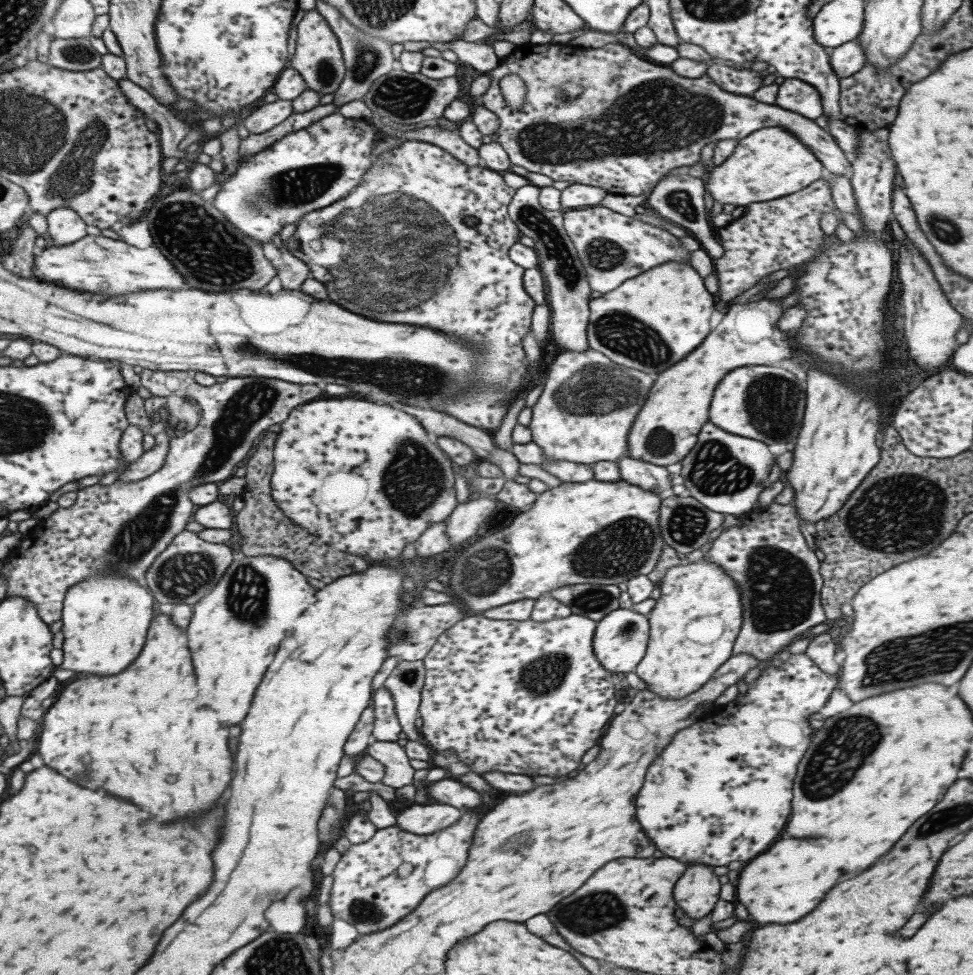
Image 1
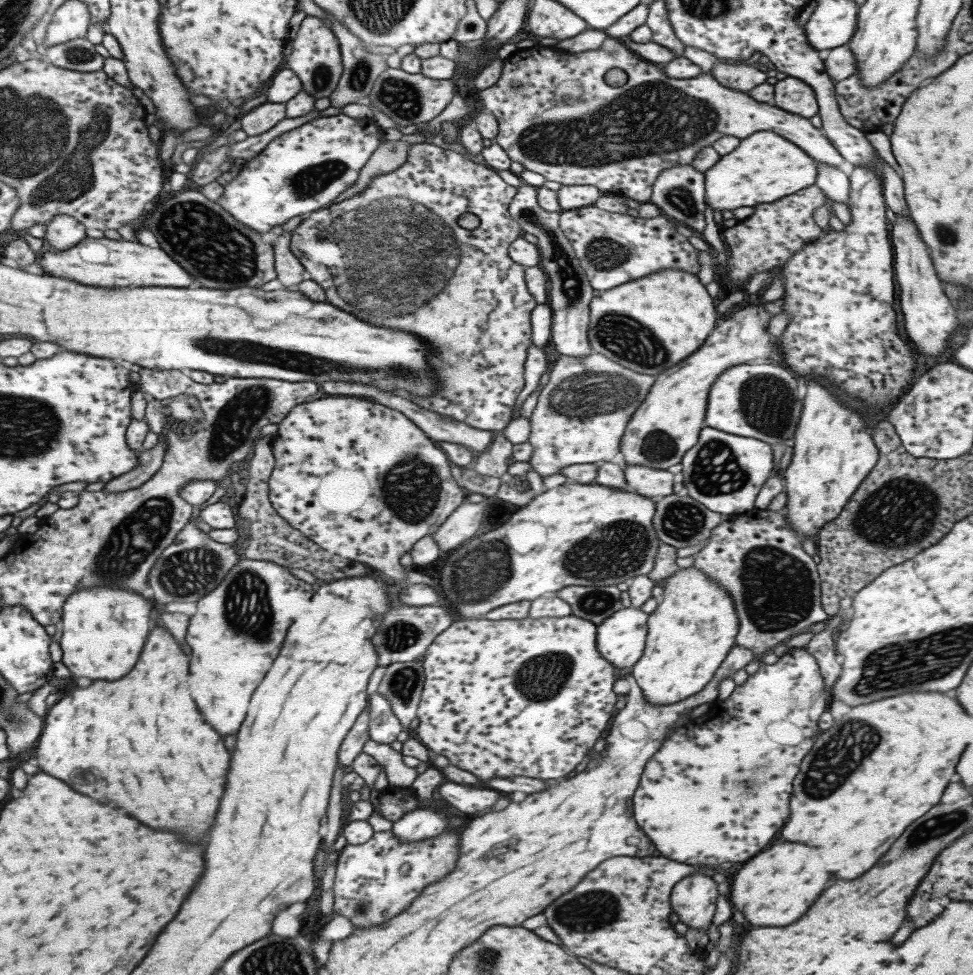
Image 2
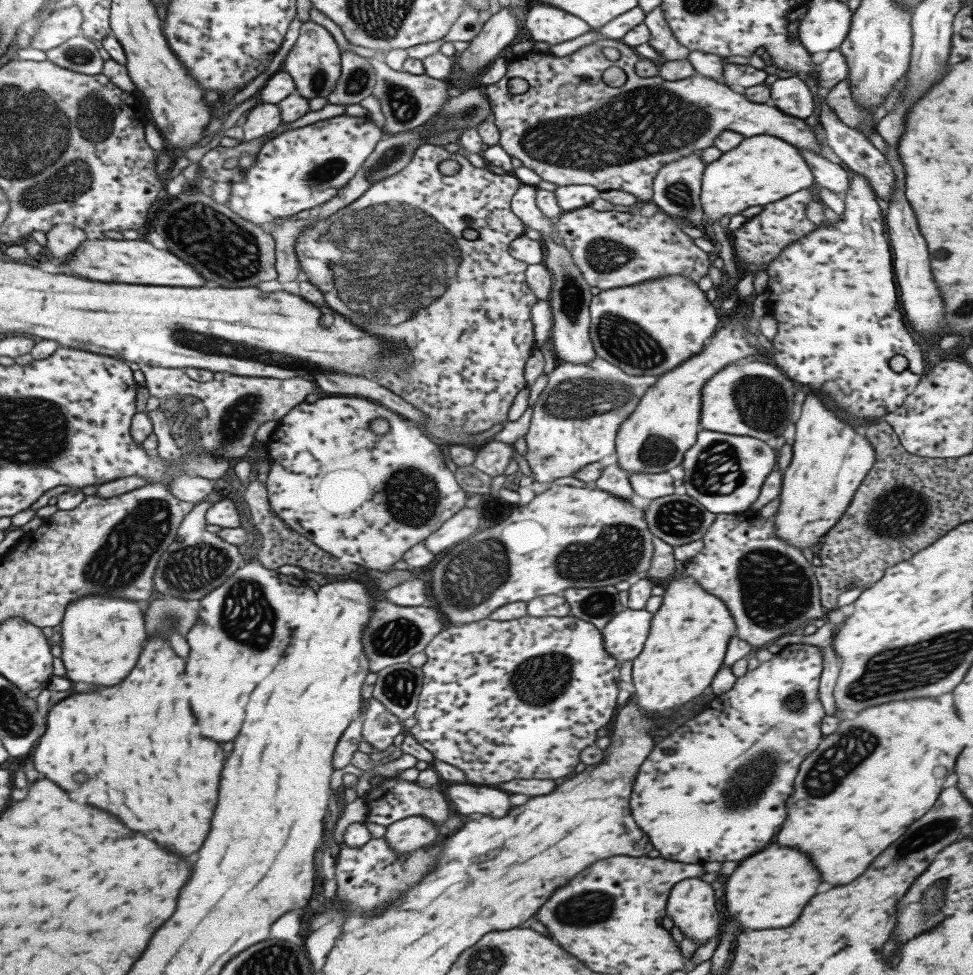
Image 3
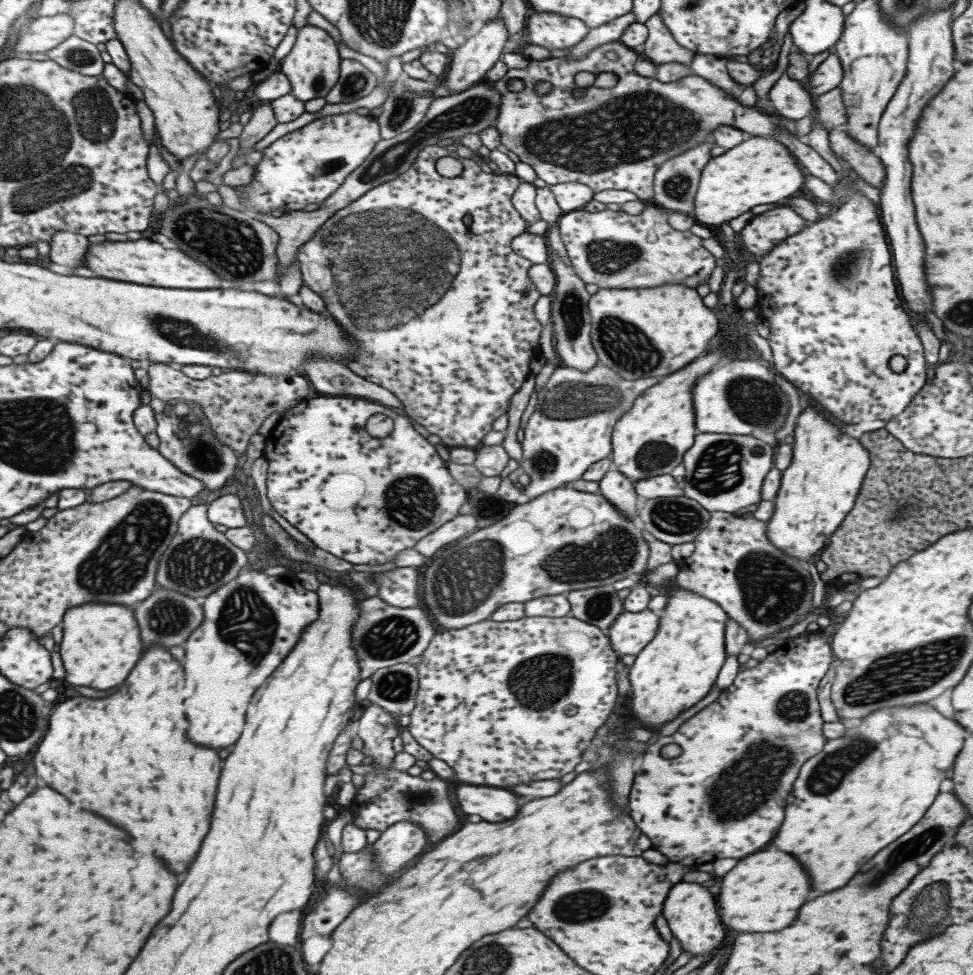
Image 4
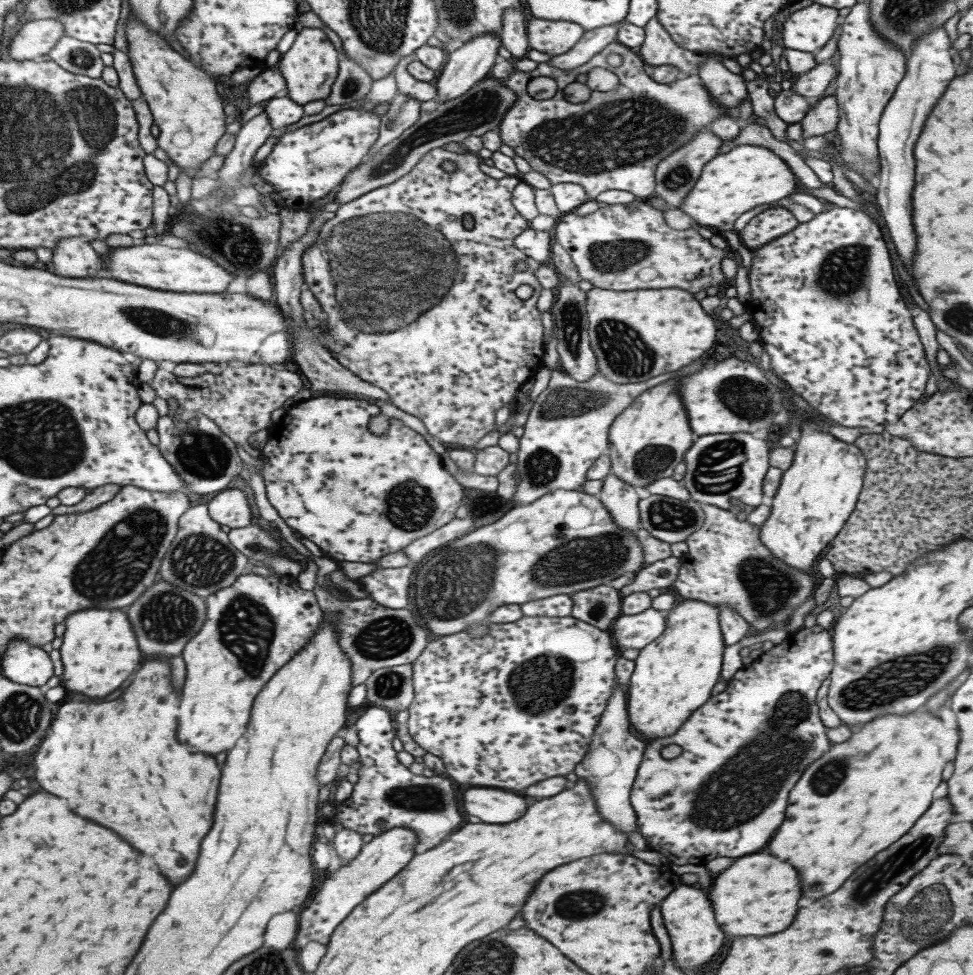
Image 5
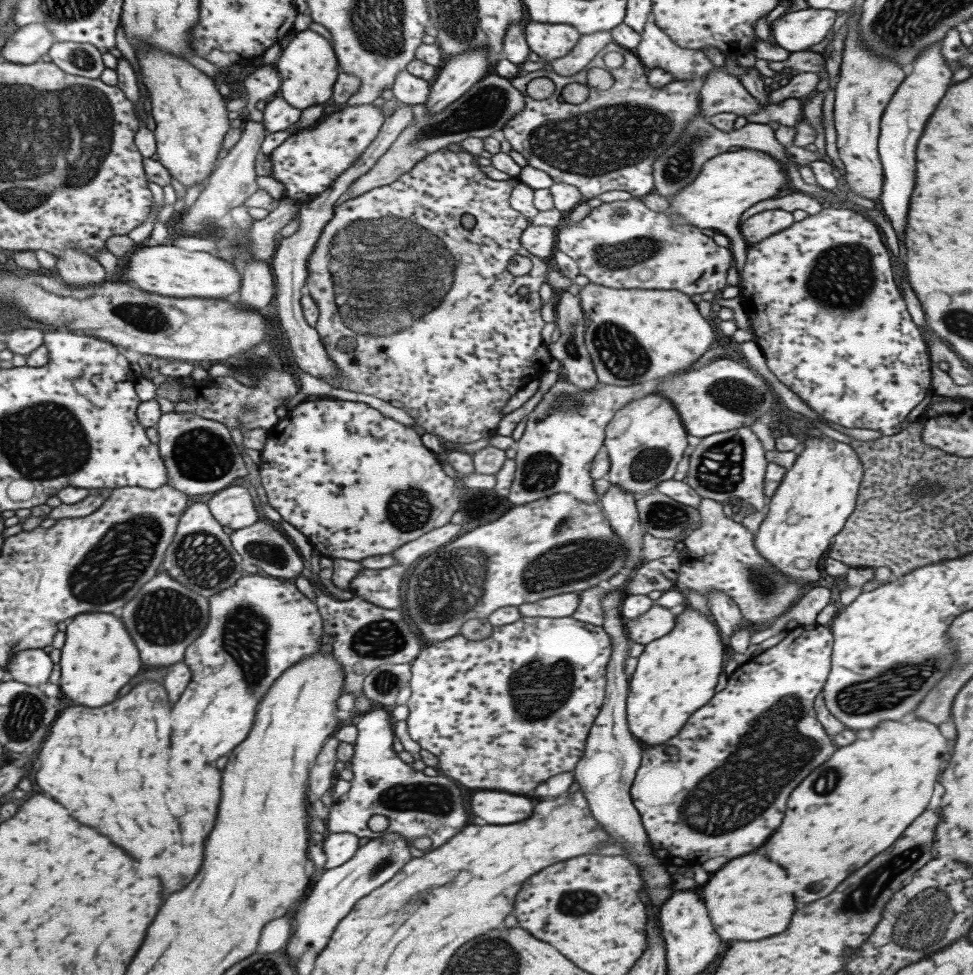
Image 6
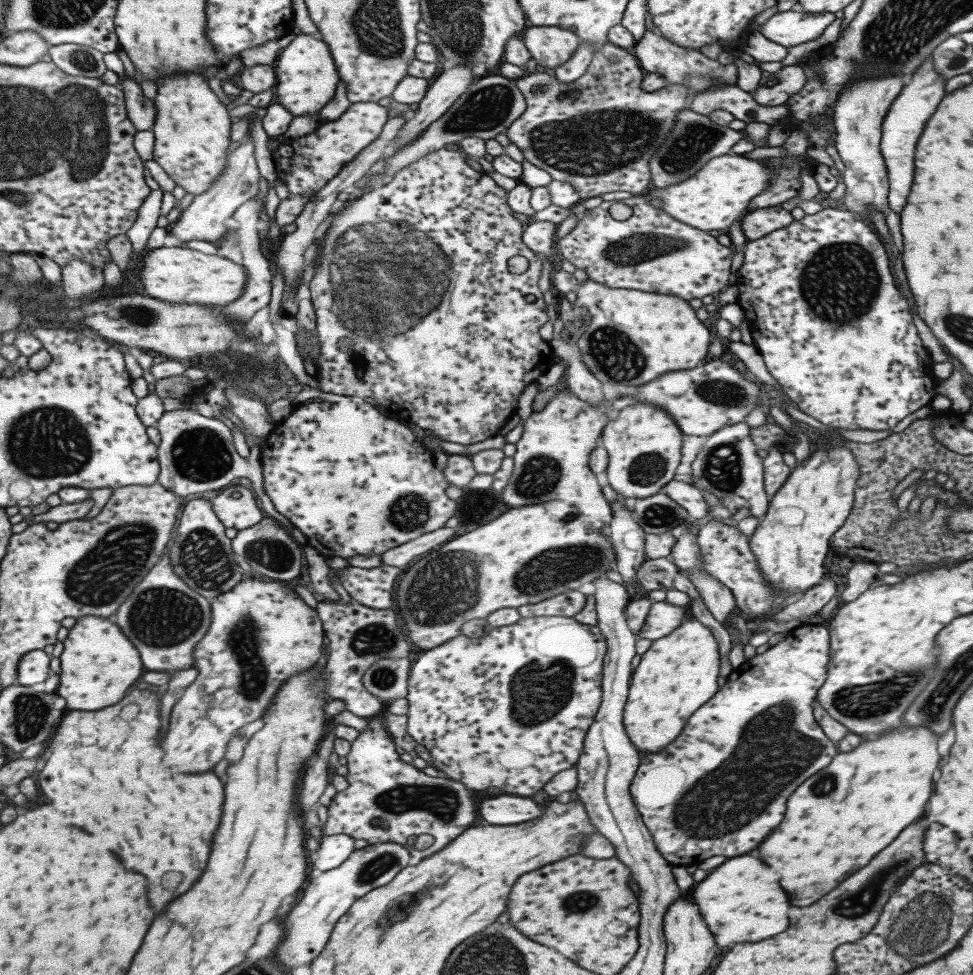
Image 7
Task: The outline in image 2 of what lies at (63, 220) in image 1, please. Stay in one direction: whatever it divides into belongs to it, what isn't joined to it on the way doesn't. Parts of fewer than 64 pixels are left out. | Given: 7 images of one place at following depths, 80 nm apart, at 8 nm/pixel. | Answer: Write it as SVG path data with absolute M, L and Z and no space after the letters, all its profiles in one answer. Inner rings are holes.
M55 215L52 217L46 225L43 238L45 248L64 251L86 237L83 226L77 220L73 220L72 216Z

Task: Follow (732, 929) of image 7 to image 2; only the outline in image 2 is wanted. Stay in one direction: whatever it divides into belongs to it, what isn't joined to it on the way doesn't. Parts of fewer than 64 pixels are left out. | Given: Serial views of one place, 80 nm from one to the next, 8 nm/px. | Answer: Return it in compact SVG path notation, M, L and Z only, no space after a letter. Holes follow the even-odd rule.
M773 844L765 852L753 856L733 876L729 902L739 910L751 926L787 926L795 922L823 892L831 874L815 862L817 850L805 844Z

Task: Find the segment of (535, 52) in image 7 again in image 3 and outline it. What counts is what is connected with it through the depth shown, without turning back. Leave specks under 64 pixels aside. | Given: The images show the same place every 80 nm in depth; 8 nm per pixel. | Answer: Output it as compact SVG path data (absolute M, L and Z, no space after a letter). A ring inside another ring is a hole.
M529 1L529 4L531 8L526 10L521 24L527 28L533 43L546 42L551 46L577 38L591 30L586 22L559 8L535 1Z

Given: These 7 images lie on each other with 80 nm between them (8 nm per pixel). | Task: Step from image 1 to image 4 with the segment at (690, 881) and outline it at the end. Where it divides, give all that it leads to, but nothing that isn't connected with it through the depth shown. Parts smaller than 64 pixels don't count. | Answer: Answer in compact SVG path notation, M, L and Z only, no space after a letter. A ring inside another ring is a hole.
M679 882L670 888L671 892L667 893L661 914L675 938L683 950L687 950L691 958L697 954L704 954L706 959L711 956L711 950L715 952L717 944L721 944L725 932L723 926L715 914L715 902L713 896L707 892L707 888L693 884L693 882Z

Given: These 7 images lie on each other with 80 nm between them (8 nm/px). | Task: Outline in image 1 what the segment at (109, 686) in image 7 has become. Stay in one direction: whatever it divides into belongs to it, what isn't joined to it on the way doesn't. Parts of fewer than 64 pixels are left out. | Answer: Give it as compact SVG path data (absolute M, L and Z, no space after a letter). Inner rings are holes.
M100 572L71 585L62 600L62 662L58 668L77 674L117 674L139 654L153 616L152 595L119 572Z

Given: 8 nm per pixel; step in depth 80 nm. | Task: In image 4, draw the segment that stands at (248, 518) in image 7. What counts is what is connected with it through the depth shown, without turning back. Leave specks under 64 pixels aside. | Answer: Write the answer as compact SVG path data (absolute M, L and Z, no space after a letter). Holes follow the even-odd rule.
M233 492L214 499L206 506L206 517L211 524L221 524L227 528L245 527L245 517L241 510L239 498Z

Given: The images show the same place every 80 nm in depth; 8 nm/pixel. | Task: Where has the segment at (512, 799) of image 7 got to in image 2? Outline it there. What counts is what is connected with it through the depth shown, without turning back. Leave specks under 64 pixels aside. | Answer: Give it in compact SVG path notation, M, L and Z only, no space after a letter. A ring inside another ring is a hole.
M447 781L437 787L437 794L443 803L457 808L459 812L465 815L485 810L489 812L489 808L499 800L499 794L493 790L479 790L479 788L469 788L469 786L461 786L459 783Z

